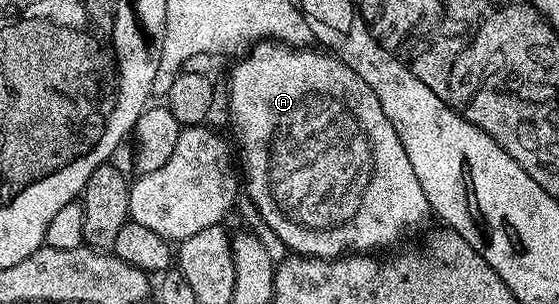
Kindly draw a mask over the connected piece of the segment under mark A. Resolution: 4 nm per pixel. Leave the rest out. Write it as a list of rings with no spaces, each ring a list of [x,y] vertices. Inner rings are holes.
[[[261,40],[260,43],[252,45],[243,53],[242,58],[232,68],[232,77],[226,80],[228,85],[228,93],[230,94],[230,132],[236,135],[235,147],[238,149],[238,164],[242,169],[242,184],[248,187],[248,196],[252,199],[252,204],[256,207],[256,212],[260,215],[260,220],[285,244],[289,249],[289,253],[298,256],[313,256],[319,260],[335,260],[341,256],[349,254],[372,254],[375,248],[388,248],[391,244],[396,244],[400,240],[403,232],[412,232],[427,216],[430,216],[430,209],[426,202],[426,194],[422,194],[422,186],[418,186],[418,178],[412,176],[412,167],[410,166],[410,158],[406,154],[406,150],[402,146],[402,142],[398,138],[398,134],[394,130],[394,126],[390,126],[390,118],[386,118],[386,114],[382,114],[382,102],[378,102],[378,98],[374,94],[374,90],[370,90],[370,86],[366,82],[362,82],[362,78],[358,78],[358,74],[354,74],[354,70],[350,70],[350,66],[346,66],[334,54],[327,51],[319,50],[315,52],[312,46],[293,46],[291,44],[282,44],[278,40]]]

